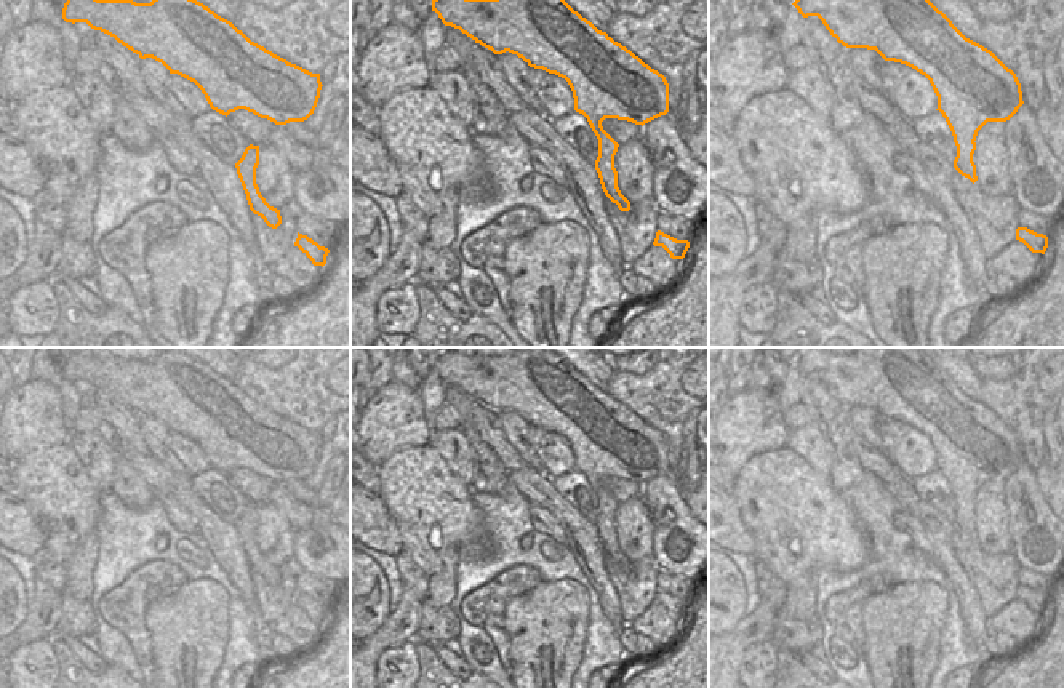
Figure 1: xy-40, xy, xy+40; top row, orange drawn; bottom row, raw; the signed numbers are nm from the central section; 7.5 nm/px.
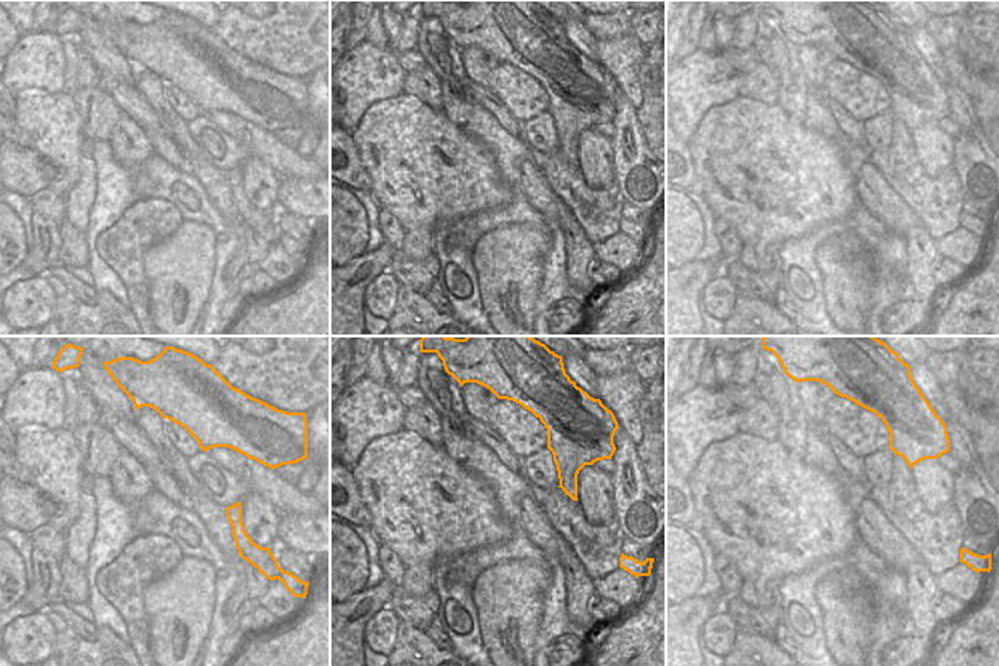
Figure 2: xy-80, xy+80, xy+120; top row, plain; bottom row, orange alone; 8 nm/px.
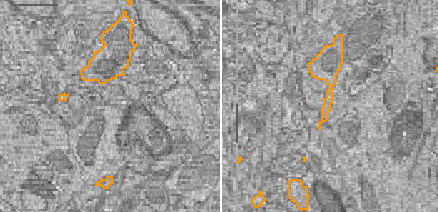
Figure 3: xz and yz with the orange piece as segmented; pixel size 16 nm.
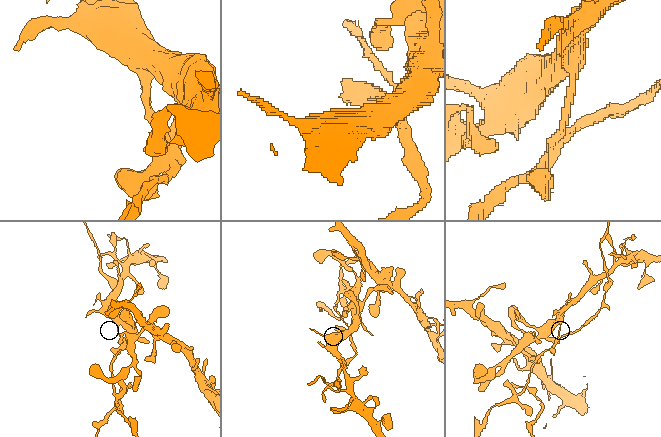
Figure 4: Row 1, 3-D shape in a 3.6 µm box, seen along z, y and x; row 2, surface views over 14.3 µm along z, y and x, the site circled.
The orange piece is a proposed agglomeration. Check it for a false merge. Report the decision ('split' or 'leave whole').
split

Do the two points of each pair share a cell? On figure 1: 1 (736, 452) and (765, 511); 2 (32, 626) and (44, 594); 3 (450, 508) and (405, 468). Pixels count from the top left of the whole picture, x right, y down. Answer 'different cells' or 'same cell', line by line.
1: different cells
2: same cell
3: same cell

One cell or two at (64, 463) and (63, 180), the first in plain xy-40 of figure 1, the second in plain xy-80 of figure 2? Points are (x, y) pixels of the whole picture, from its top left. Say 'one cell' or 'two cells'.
one cell

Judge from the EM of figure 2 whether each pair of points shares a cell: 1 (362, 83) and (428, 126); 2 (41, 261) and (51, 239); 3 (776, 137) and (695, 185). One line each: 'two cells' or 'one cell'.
1: two cells
2: one cell
3: two cells

